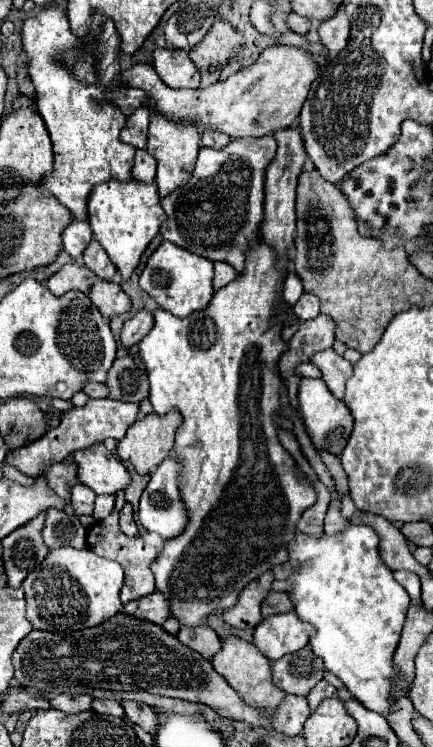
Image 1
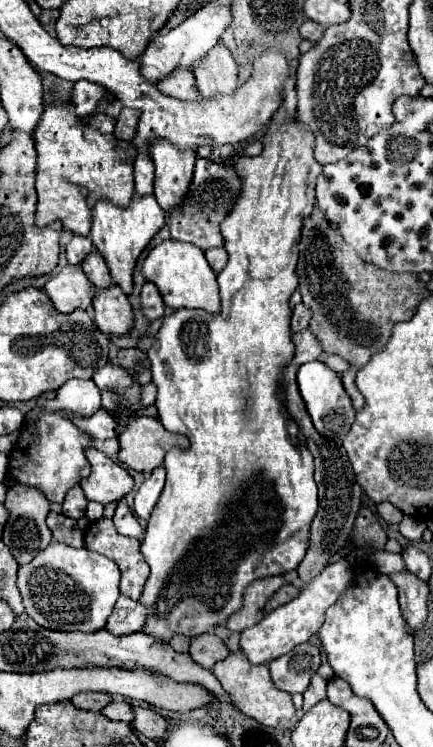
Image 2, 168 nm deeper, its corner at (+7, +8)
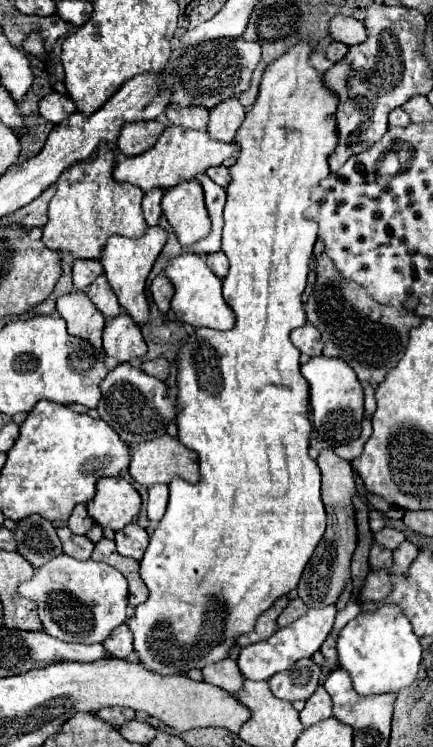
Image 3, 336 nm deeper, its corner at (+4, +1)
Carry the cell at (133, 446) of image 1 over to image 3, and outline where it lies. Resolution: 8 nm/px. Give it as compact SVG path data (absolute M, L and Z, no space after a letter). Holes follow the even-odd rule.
M160 435L152 441L144 441L144 443L138 443L138 445L132 445L132 461L130 461L130 477L144 485L144 487L152 487L156 483L170 483L174 475L190 481L190 483L196 483L198 481L198 455L184 447L182 443L178 443L178 439L170 437L170 435Z

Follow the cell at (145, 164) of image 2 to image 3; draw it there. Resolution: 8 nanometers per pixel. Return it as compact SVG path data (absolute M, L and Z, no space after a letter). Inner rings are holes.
M152 189L148 193L144 193L144 199L142 199L142 211L144 211L144 219L148 225L156 225L160 215L162 215L162 209L160 209L160 199L162 199L162 189Z

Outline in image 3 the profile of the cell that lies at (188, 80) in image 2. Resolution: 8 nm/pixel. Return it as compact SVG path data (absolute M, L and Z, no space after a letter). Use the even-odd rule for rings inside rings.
M166 107L166 117L170 123L178 123L190 129L206 129L208 111L204 107Z

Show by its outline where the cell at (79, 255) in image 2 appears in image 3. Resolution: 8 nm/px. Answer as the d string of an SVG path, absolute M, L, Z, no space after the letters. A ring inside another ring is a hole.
M76 259L72 269L72 279L76 291L86 291L88 285L102 273L102 265L98 259Z

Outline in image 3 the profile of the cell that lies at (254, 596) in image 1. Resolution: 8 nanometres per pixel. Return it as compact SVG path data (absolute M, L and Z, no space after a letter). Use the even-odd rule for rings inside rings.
M282 595L280 599L276 599L276 603L258 617L258 621L256 621L256 625L254 625L254 631L240 635L240 637L236 639L236 643L238 643L240 647L246 647L246 645L250 645L250 643L268 639L268 637L278 629L278 627L276 627L276 617L280 615L280 611L282 611L286 605L288 605L288 597L286 597L286 595Z

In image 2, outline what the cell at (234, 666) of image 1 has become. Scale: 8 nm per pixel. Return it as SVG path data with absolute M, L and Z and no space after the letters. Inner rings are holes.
M231 652L225 660L221 660L221 664L215 664L213 674L219 678L223 690L231 698L231 704L239 712L257 720L259 724L279 728L279 730L291 730L291 722L297 716L291 694L275 688L271 676L269 676L269 668L265 664L253 666L253 664L249 664L249 660L245 660L243 652Z

